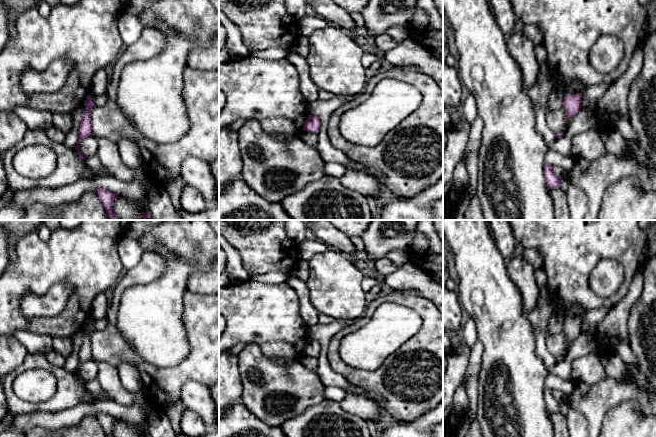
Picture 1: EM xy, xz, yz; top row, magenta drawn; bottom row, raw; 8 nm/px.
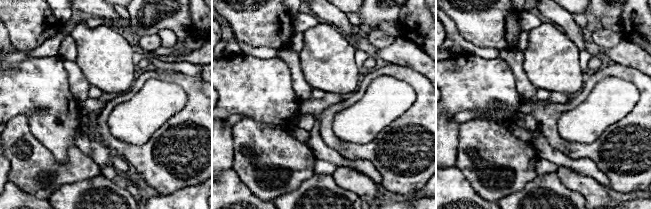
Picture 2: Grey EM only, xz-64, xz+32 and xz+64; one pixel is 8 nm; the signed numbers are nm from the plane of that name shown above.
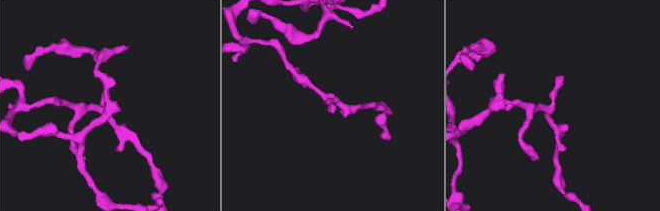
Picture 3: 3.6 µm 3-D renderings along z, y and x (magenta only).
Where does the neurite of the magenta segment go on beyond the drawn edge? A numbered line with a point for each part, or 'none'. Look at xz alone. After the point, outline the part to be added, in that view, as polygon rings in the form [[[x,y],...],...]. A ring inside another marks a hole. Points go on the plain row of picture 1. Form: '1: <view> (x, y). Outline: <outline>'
none

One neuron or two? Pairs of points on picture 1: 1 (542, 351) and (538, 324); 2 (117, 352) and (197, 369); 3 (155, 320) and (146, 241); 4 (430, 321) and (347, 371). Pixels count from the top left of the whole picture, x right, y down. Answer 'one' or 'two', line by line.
1: one
2: one
3: one
4: one

